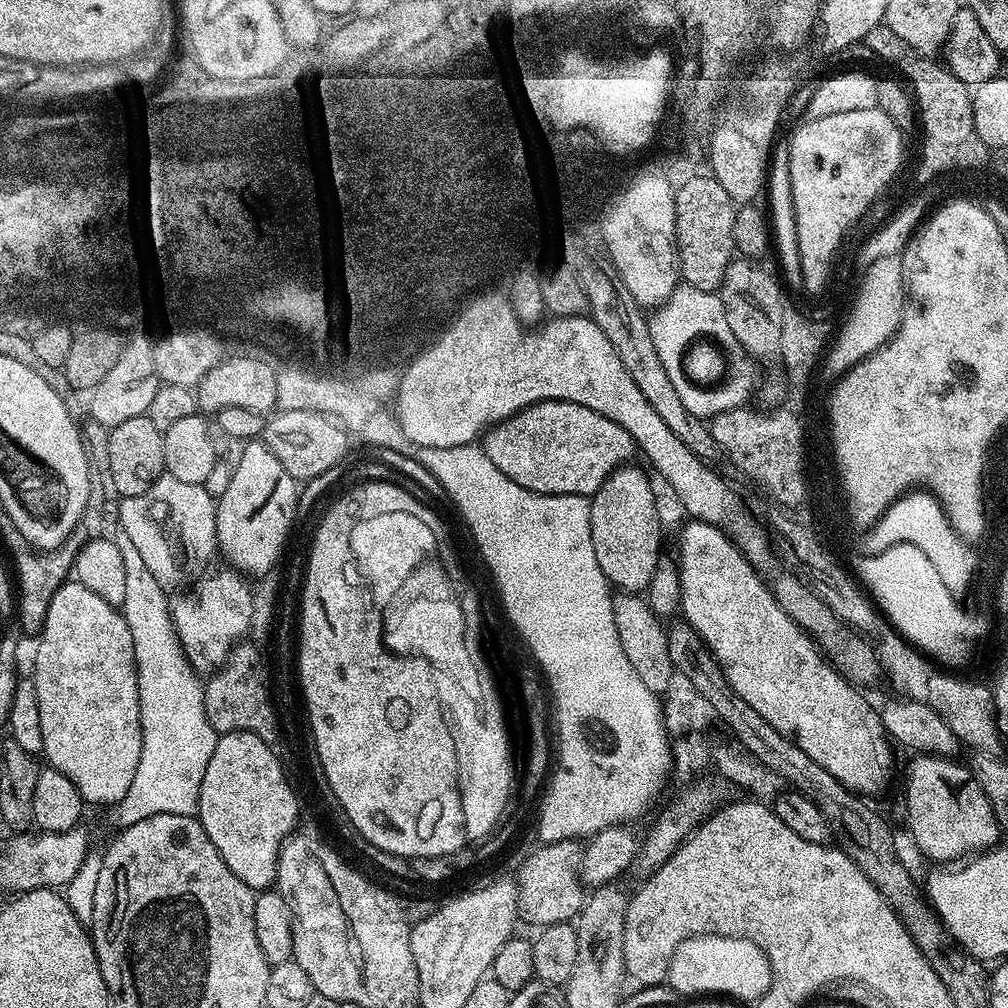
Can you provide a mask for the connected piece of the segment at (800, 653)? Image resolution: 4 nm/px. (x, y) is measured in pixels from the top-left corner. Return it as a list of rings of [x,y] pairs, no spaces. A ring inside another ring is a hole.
[[[689,519],[687,523],[688,525],[680,532],[680,541],[677,542],[676,553],[674,553],[676,567],[680,570],[680,585],[682,586],[680,612],[684,616],[683,619],[702,637],[704,644],[712,651],[712,657],[720,664],[720,669],[726,674],[730,686],[738,694],[738,698],[742,698],[742,702],[754,706],[754,710],[758,710],[758,714],[762,714],[762,718],[766,718],[766,722],[770,722],[770,726],[774,726],[774,730],[778,730],[787,740],[791,740],[802,750],[806,750],[806,754],[810,754],[810,758],[814,758],[814,762],[818,762],[818,766],[822,766],[822,770],[830,770],[830,774],[834,774],[834,778],[838,778],[838,782],[842,782],[861,797],[872,798],[875,792],[882,791],[891,782],[892,767],[896,764],[895,758],[892,757],[893,745],[880,722],[879,711],[868,705],[867,698],[860,693],[863,691],[853,681],[841,675],[826,659],[816,641],[792,621],[790,614],[786,614],[786,610],[782,610],[771,587],[756,573],[759,572],[757,565],[751,564],[741,554],[739,546],[721,528],[716,528],[713,524],[707,524],[701,520]]]

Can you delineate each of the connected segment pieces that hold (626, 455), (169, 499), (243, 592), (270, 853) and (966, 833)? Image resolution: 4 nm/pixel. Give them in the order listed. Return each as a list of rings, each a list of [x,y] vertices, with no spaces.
[[[543,400],[515,412],[508,420],[488,429],[482,440],[485,454],[518,486],[551,496],[591,498],[606,478],[627,465],[638,449],[630,434],[586,406],[565,400]]]
[[[167,474],[160,476],[158,478],[158,482],[154,482],[154,486],[150,486],[150,490],[146,490],[146,494],[138,494],[137,496],[125,496],[123,497],[123,499],[120,500],[120,522],[118,528],[119,531],[125,532],[126,534],[130,534],[130,538],[134,541],[134,546],[136,547],[136,549],[138,549],[138,554],[142,554],[142,562],[146,562],[146,567],[150,569],[150,574],[154,574],[154,578],[158,578],[158,582],[166,590],[173,590],[172,588],[178,587],[179,584],[186,583],[188,579],[190,579],[189,581],[191,581],[193,578],[199,577],[201,573],[205,571],[205,569],[203,570],[203,568],[206,567],[212,559],[217,559],[218,556],[218,545],[216,543],[216,500],[213,499],[212,496],[207,493],[207,491],[204,489],[204,485],[195,484],[194,482],[181,482],[179,478],[174,478],[173,476],[169,476]]]
[[[224,566],[221,572],[207,576],[197,579],[195,581],[196,589],[186,593],[185,596],[178,597],[177,600],[175,597],[174,603],[171,605],[172,625],[176,627],[176,637],[180,639],[185,658],[200,674],[211,674],[228,661],[229,652],[247,637],[244,635],[251,630],[252,615],[256,612],[255,606],[252,605],[252,588],[248,585],[251,583],[235,568]]]
[[[226,732],[216,737],[214,754],[198,794],[198,819],[218,846],[222,862],[253,890],[268,890],[276,883],[276,860],[280,847],[297,831],[302,805],[292,787],[289,773],[276,752],[258,734]]]
[[[920,754],[915,759],[908,768],[904,804],[908,807],[908,828],[912,831],[912,840],[920,847],[921,854],[940,860],[936,862],[960,862],[973,854],[997,847],[1001,843],[1002,829],[990,798],[986,798],[982,786],[978,786],[972,777],[971,767],[964,765],[963,768],[947,756]]]

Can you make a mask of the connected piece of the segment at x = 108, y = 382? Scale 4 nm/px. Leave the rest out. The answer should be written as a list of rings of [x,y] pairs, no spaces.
[[[136,336],[131,341],[125,343],[122,354],[118,358],[118,362],[114,362],[110,374],[106,374],[106,378],[102,378],[102,382],[98,382],[96,388],[91,389],[92,396],[92,413],[91,419],[97,420],[102,426],[113,428],[118,426],[118,422],[127,422],[130,418],[138,418],[147,413],[150,402],[154,402],[154,396],[158,394],[162,381],[160,375],[155,370],[153,341],[147,340],[144,336]]]

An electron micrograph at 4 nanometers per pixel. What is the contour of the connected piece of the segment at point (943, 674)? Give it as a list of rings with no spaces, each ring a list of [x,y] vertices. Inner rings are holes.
[[[938,670],[924,684],[923,699],[954,730],[965,749],[977,752],[999,753],[1002,737],[996,728],[996,704],[989,699],[989,691],[979,679],[967,680],[964,676],[951,676],[948,670]]]

